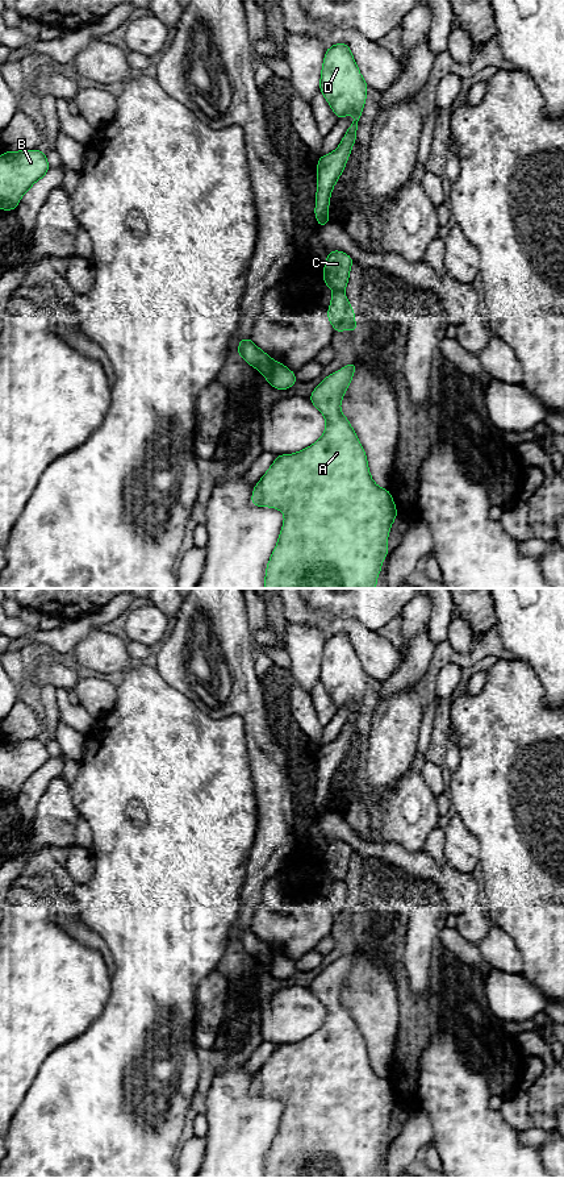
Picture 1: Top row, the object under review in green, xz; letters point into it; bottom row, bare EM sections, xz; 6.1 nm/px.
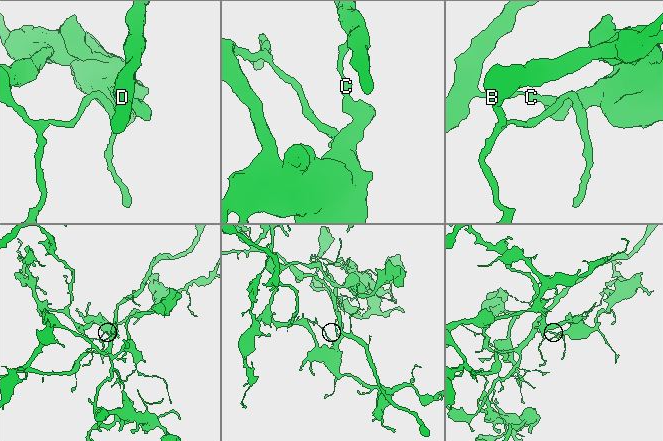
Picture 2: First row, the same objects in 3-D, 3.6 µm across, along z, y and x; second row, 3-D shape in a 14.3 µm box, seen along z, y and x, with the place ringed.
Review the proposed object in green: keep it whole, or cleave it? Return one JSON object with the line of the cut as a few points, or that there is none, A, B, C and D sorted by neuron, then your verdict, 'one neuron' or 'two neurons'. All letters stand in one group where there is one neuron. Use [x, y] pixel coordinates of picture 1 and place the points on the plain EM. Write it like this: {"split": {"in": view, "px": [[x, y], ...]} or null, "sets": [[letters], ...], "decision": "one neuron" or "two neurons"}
{"split": {"in": "xz", "px": [[342, 879], [334, 882]]}, "sets": [["A", "B"], ["C", "D"]], "decision": "two neurons"}

